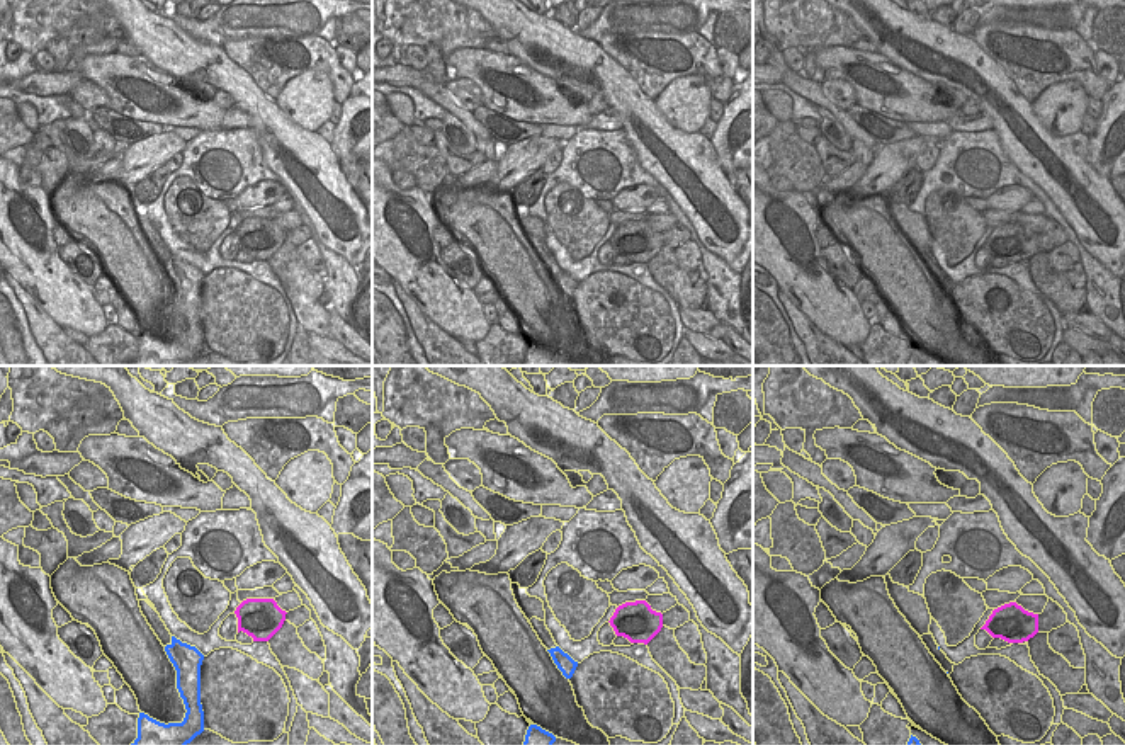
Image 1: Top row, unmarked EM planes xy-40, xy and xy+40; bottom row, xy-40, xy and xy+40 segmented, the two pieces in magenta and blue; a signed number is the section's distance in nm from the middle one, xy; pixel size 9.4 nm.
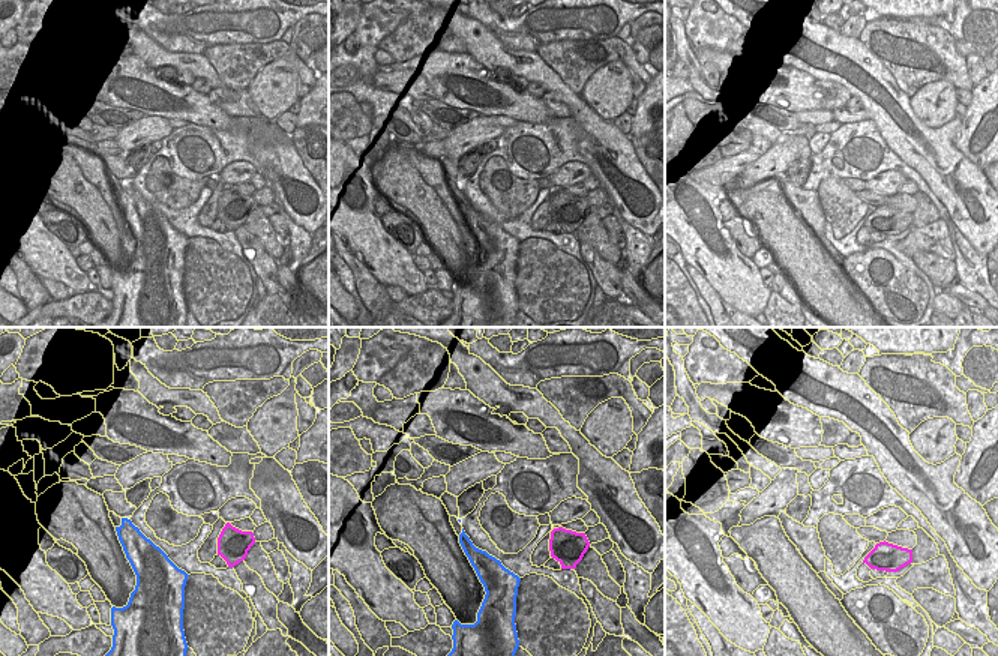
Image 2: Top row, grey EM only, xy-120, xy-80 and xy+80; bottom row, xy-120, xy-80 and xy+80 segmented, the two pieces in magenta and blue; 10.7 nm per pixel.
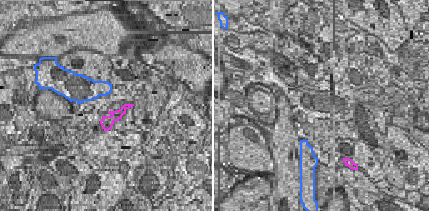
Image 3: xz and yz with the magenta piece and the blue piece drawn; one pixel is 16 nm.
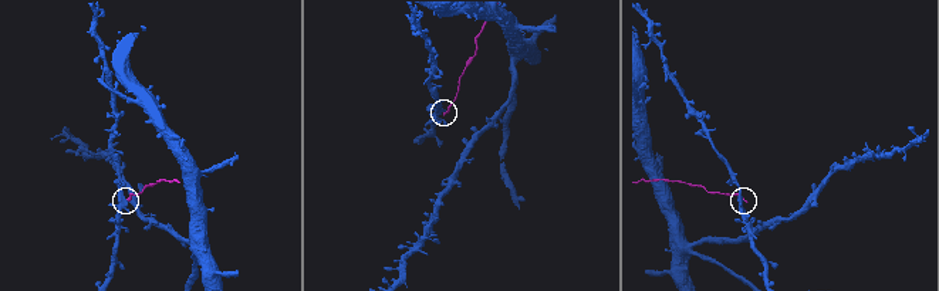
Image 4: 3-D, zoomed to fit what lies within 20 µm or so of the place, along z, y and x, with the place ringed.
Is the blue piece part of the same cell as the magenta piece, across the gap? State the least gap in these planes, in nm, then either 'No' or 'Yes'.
Distance 400 nm. No

